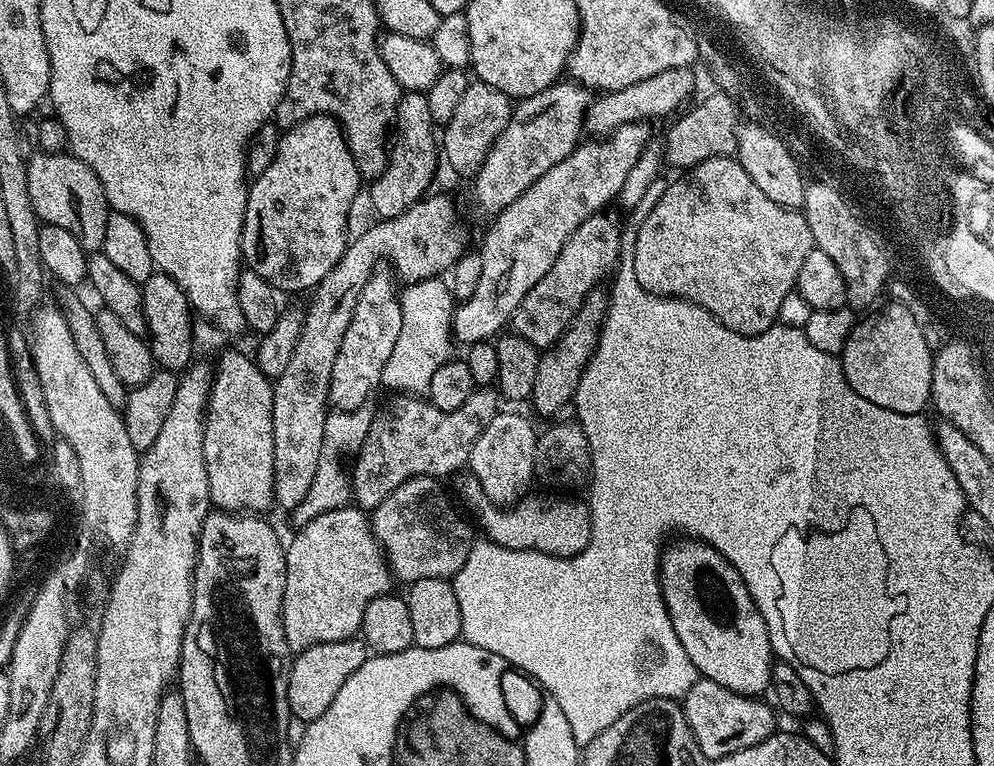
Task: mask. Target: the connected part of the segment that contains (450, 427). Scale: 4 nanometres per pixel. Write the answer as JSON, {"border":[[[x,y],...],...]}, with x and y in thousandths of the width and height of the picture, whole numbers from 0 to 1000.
{"border":[[[495,504],[480,505],[461,535],[452,538],[441,535],[430,521],[414,514],[402,514],[397,521],[387,543],[385,539],[375,548],[368,577],[357,591],[358,608],[352,614],[352,625],[359,663],[379,663],[388,645],[418,621],[448,624],[454,616],[462,617],[462,611],[474,602],[477,577],[481,577],[485,561],[489,561],[501,537],[501,512]]]}

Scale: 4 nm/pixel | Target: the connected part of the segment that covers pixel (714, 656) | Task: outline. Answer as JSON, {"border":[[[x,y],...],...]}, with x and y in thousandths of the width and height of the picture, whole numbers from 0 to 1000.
{"border":[[[681,705],[684,705],[681,710],[673,709],[667,717],[664,728],[664,774],[668,777],[668,790],[674,802],[678,828],[682,828],[685,852],[707,886],[722,890],[722,896],[730,896],[730,901],[738,901],[747,909],[768,910],[777,892],[779,852],[773,819],[755,770],[751,770],[751,760],[746,760],[742,744],[738,744],[738,739],[730,734],[722,718],[707,705]]]}

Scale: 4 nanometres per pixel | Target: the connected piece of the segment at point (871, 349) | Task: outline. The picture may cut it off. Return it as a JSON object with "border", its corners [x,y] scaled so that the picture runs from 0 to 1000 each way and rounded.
{"border":[[[894,394],[886,407],[878,413],[862,416],[861,424],[855,431],[855,441],[851,441],[851,452],[844,462],[845,484],[851,499],[871,525],[879,525],[879,530],[887,530],[887,535],[899,535],[899,540],[929,539],[935,531],[938,520],[938,490],[940,487],[940,454],[933,449],[932,436],[923,415],[914,411],[911,398]]]}

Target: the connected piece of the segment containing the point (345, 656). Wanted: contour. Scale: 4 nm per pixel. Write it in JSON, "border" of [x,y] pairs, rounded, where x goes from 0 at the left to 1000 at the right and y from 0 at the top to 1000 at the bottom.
{"border":[[[362,833],[344,838],[324,838],[320,843],[312,843],[307,851],[297,852],[294,873],[290,876],[290,924],[294,928],[295,936],[309,943],[328,932],[332,916],[336,916],[340,901],[344,901],[348,892],[348,885],[352,885],[352,880],[356,880],[356,875],[360,875],[360,869],[364,869],[364,864],[368,864],[371,855],[370,842]]]}

